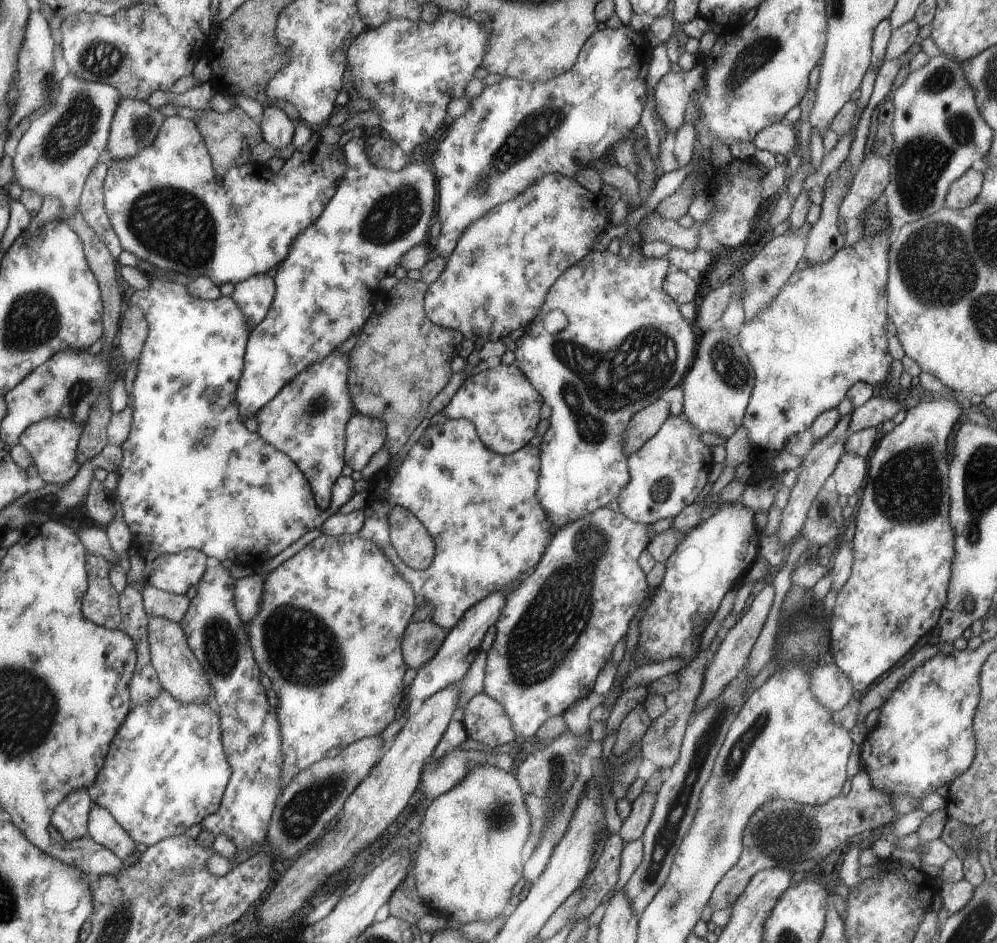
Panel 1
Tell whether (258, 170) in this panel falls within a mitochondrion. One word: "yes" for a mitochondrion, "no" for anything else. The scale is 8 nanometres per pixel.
no

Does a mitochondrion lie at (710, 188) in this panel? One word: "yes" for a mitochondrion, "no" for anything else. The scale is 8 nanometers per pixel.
no

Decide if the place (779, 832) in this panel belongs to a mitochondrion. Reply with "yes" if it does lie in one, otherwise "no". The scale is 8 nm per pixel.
yes

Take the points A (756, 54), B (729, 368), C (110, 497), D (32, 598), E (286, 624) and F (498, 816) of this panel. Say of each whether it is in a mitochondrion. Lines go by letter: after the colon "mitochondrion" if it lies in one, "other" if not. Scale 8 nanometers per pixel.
A: mitochondrion
B: mitochondrion
C: other
D: other
E: mitochondrion
F: mitochondrion

